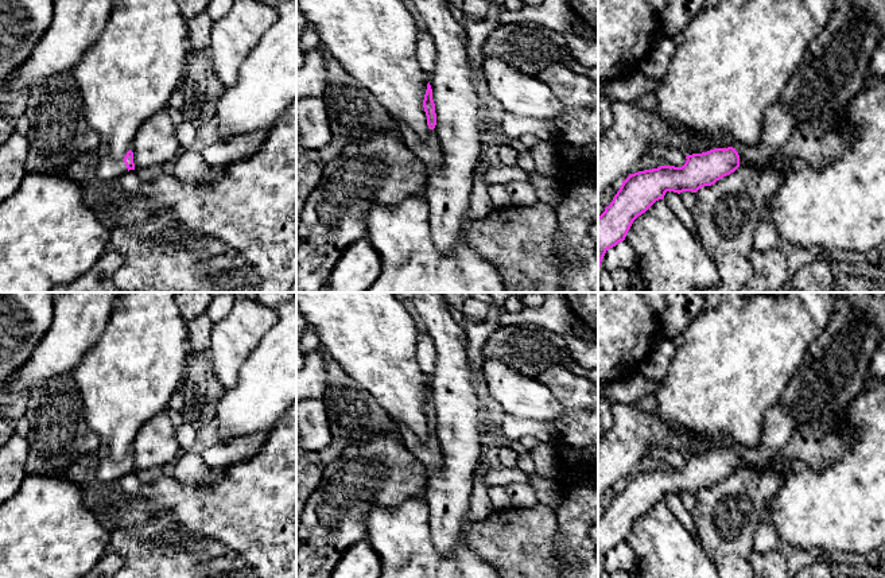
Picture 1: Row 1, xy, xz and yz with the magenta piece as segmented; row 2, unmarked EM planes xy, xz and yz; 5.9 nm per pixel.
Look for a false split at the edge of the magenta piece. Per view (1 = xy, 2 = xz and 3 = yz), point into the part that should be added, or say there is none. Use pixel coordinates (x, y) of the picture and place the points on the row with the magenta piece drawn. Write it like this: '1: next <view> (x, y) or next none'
1: next none
2: next none
3: next yz (780, 123)

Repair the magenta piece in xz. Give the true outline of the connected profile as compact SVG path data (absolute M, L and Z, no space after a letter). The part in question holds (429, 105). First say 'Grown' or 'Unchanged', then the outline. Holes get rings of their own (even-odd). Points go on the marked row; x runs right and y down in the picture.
Unchanged. M430 82L427 84L427 90L423 100L423 108L427 116L427 125L430 129L434 129L436 125L436 113L435 113L435 104L432 100L432 89Z

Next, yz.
Grown. M776 102L765 112L760 141L735 148L714 148L686 156L682 167L660 166L644 170L622 181L622 185L605 212L598 217L598 268L608 249L624 241L633 221L645 213L667 191L696 193L711 186L740 167L740 159L749 167L762 167L771 160L797 129L793 110Z

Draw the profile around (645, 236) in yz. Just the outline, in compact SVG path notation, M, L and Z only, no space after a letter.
M664 199L633 221L625 241L634 251L648 292L700 292L719 287L718 269L703 244Z

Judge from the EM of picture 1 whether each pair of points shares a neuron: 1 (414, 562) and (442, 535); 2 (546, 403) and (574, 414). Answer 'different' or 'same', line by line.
1: different
2: different

